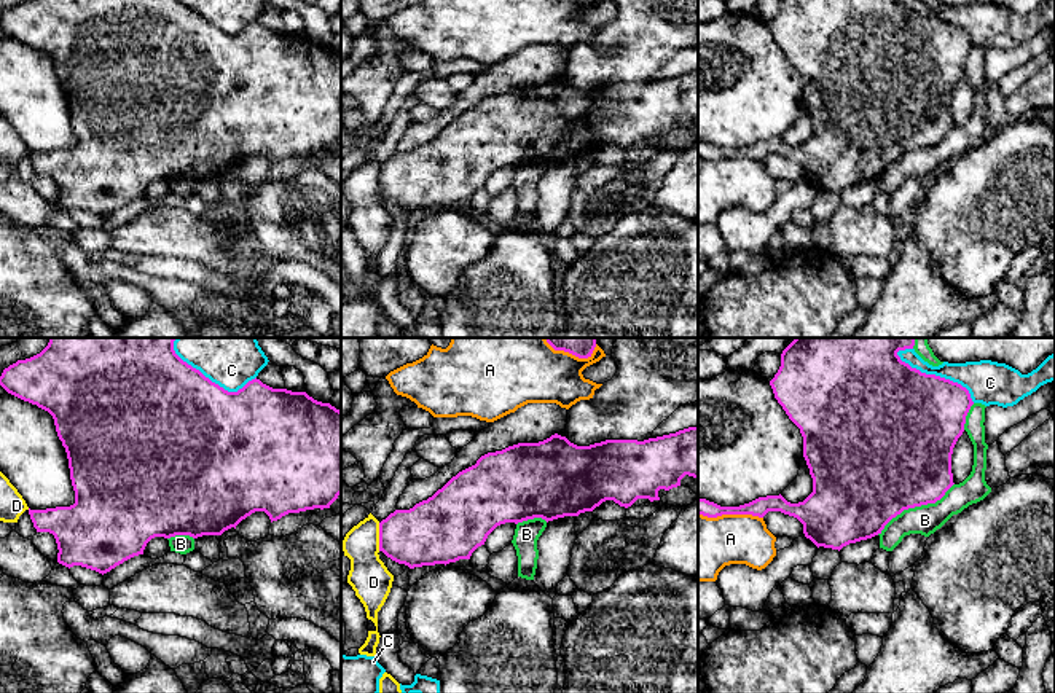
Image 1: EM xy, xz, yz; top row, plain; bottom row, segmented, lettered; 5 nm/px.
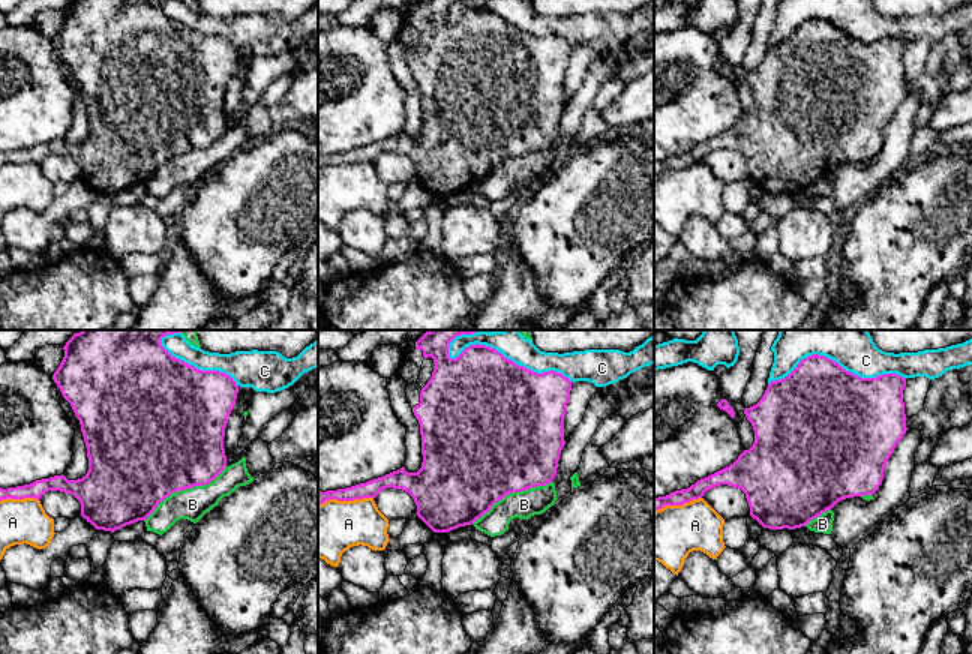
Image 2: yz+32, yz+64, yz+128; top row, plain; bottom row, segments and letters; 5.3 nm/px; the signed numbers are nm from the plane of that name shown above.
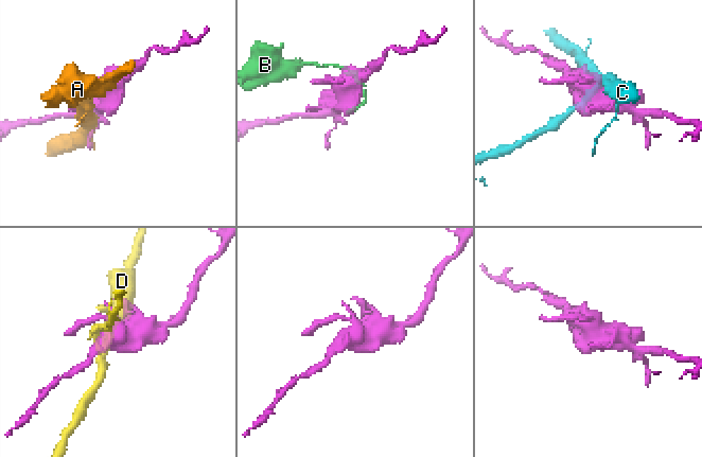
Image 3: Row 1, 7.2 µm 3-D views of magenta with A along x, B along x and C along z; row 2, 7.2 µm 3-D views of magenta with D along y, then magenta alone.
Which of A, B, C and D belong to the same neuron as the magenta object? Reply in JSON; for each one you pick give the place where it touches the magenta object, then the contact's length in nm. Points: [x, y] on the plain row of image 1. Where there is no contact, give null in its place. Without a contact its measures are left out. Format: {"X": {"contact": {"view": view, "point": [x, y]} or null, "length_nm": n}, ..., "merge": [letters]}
{"merge": []}

